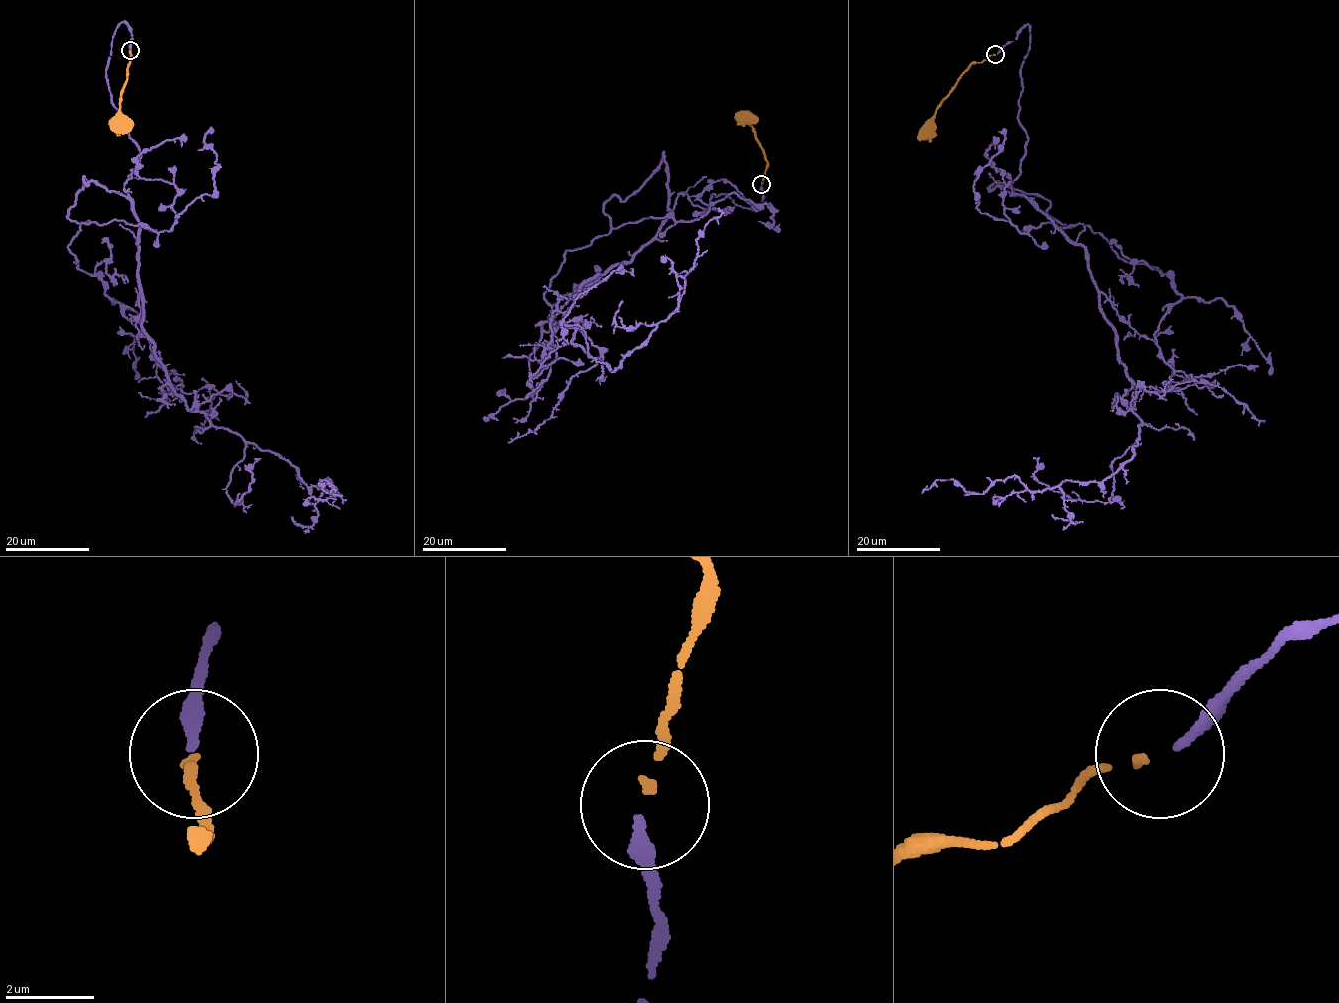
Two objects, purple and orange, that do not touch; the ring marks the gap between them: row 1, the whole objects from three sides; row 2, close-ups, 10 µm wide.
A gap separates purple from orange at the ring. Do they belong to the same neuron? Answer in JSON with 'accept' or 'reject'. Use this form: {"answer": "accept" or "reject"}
{"answer": "accept"}

